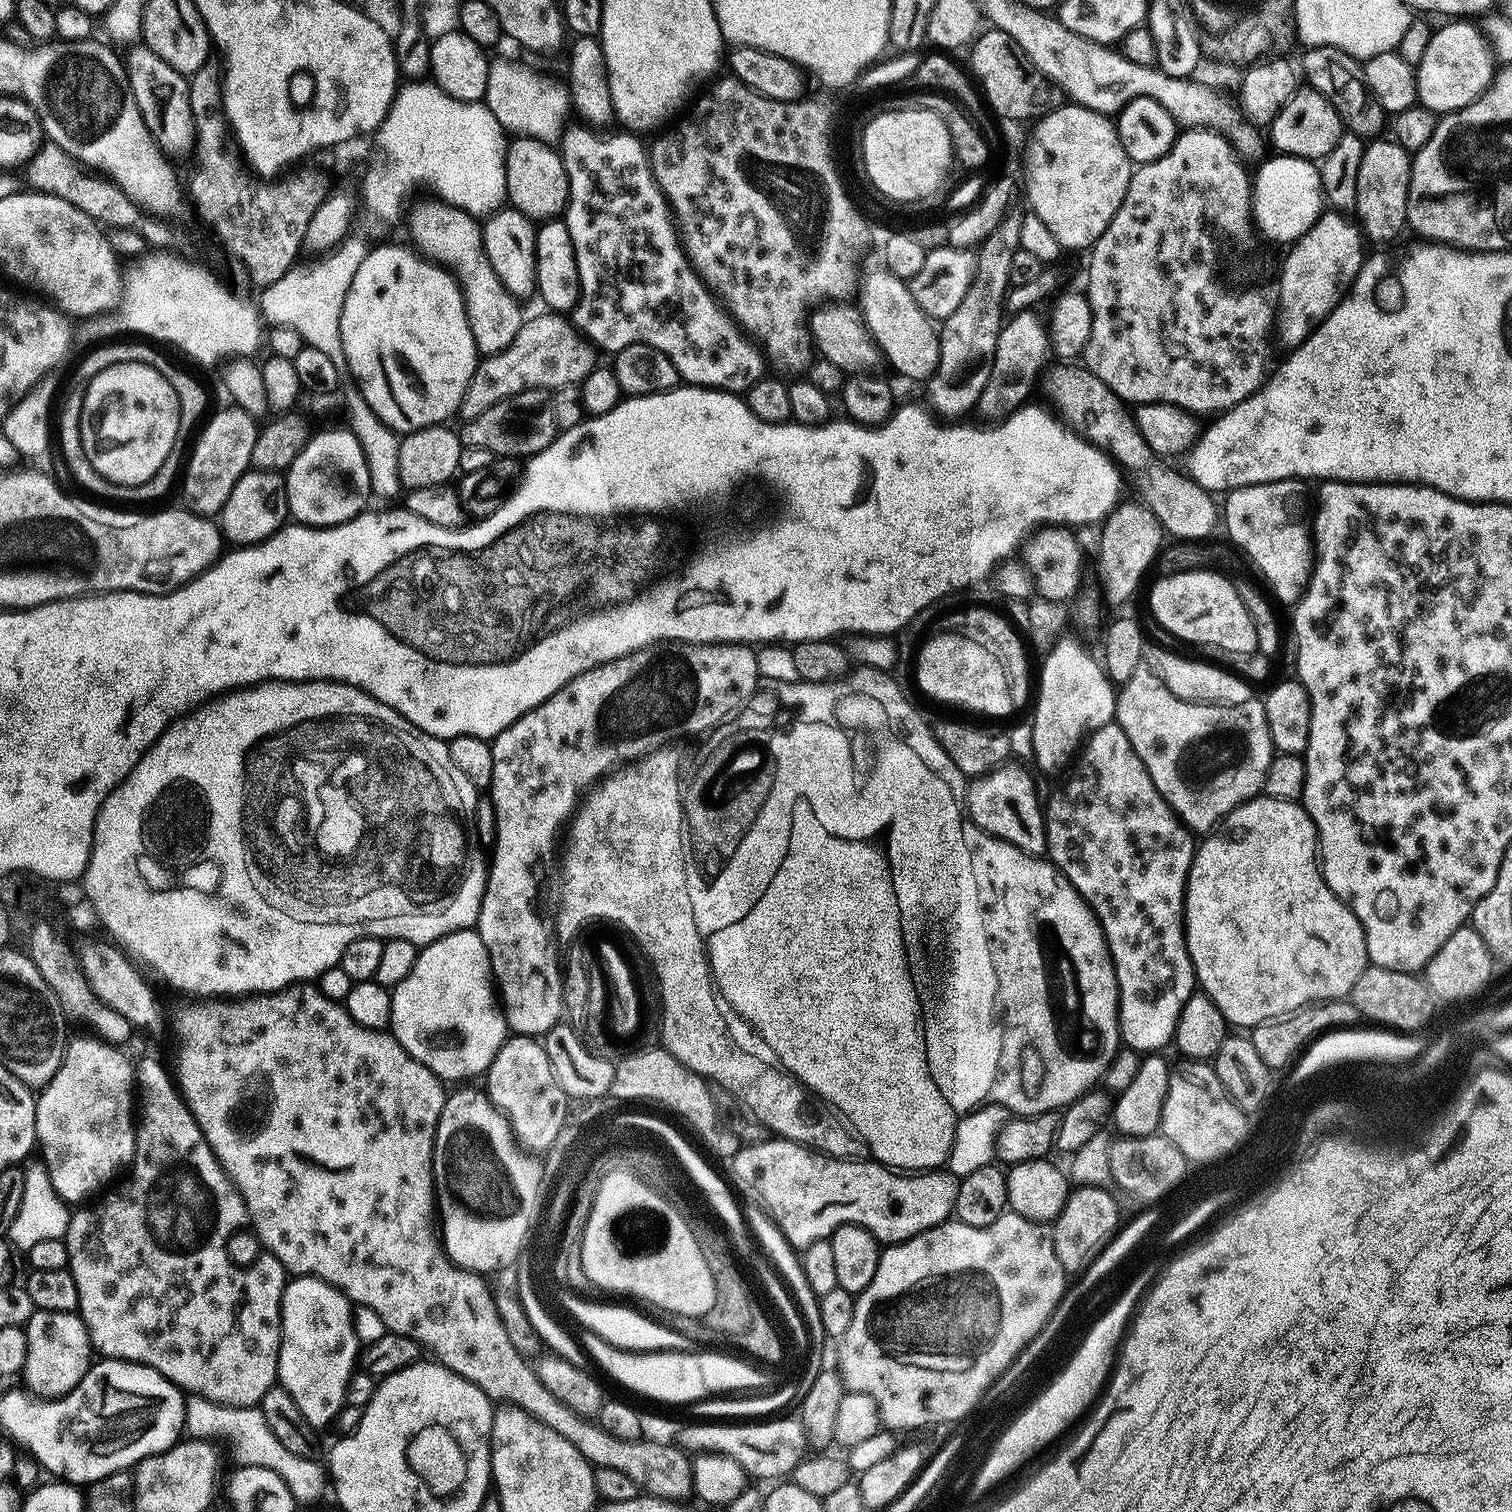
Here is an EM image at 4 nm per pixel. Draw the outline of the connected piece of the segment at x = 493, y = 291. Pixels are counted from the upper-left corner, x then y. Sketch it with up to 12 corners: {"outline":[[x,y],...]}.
{"outline":[[424,200],[408,216],[421,257],[460,283],[481,357],[506,350],[522,315],[484,253],[481,225]]}

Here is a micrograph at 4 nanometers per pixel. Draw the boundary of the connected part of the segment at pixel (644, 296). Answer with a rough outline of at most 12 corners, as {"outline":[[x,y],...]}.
{"outline":[[568,130],[575,327],[747,393],[717,301],[684,292],[635,135]]}

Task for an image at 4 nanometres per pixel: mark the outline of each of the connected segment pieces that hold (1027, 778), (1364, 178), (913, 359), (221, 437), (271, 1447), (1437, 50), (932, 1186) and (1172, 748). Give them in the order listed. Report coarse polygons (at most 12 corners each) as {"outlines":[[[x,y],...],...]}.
{"outlines":[[[1022,765],[969,779],[962,804],[981,833],[1027,849],[1036,800]],[[1365,143],[1354,169],[1355,223],[1392,240],[1406,224],[1410,153]],[[871,271],[861,320],[883,359],[910,380],[940,361],[933,323],[907,283]],[[240,407],[218,413],[182,472],[195,515],[223,510],[249,471],[257,421]],[[191,1397],[185,1431],[224,1440],[241,1467],[272,1469],[297,1505],[327,1489],[325,1469],[286,1450],[255,1407]],[[1472,24],[1437,27],[1414,68],[1437,114],[1476,100],[1493,53]],[[792,1140],[737,1147],[732,1176],[793,1246],[858,1224],[898,1244],[955,1187]],[[1151,679],[1114,696],[1156,792],[1192,828],[1225,815],[1250,745],[1230,704]]]}

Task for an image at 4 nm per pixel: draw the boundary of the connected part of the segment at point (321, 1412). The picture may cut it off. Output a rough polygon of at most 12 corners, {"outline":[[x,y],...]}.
{"outline":[[316,1276],[280,1296],[279,1387],[324,1424],[350,1301]]}

